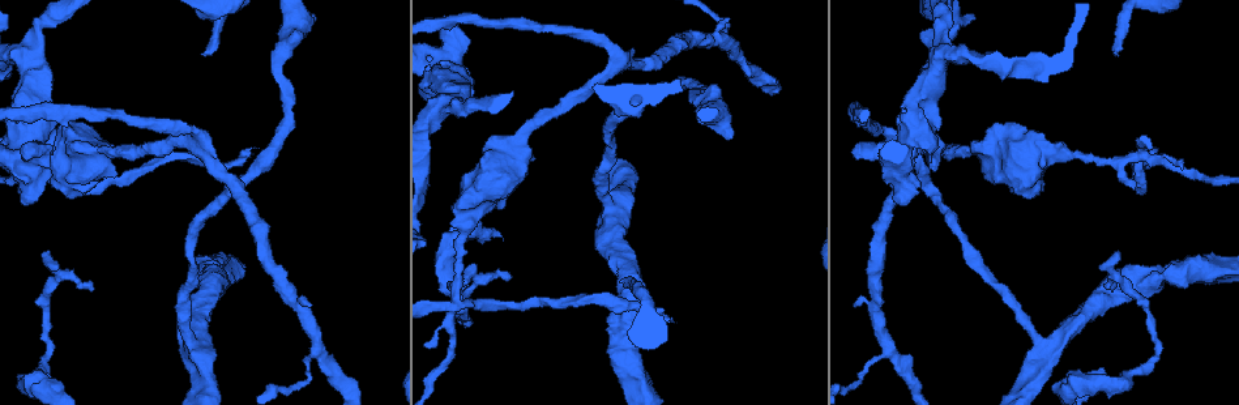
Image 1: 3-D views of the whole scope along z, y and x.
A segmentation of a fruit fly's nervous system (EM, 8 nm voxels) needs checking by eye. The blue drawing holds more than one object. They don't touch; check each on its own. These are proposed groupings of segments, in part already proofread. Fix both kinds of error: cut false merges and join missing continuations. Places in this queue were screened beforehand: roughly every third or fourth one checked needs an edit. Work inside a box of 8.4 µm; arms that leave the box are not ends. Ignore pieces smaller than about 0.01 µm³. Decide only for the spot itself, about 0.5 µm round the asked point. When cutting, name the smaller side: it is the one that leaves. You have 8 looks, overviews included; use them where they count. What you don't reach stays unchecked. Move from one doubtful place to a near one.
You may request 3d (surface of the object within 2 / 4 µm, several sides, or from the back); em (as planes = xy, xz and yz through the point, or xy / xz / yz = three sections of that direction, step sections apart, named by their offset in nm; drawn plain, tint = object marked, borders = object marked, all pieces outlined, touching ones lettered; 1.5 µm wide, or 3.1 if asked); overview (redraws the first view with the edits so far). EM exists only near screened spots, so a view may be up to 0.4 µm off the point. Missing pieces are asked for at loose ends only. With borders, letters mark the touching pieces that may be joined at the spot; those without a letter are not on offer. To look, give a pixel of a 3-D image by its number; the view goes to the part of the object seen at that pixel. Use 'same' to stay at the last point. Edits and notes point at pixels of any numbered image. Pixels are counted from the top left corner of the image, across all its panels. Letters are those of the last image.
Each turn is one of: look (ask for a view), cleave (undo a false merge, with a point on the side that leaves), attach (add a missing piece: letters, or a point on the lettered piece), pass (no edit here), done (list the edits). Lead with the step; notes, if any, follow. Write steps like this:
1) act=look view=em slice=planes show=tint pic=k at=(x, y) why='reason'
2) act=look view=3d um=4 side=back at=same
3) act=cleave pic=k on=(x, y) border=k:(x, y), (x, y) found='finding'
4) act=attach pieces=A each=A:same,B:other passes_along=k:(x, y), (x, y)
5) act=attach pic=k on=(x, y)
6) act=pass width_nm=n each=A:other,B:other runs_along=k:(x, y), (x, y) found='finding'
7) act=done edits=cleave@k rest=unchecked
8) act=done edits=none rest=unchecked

act=look view=3d um=2 pic=1 at=(202, 52) why='an open end'

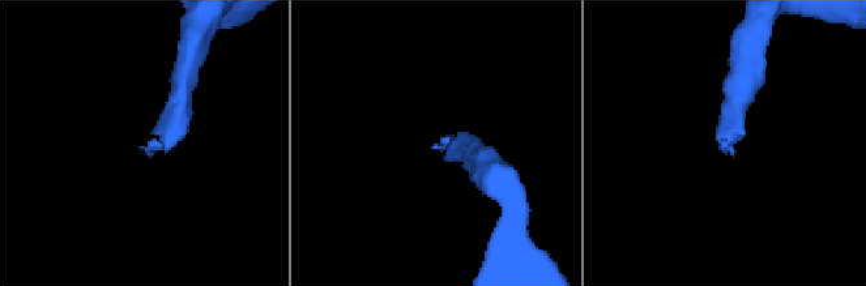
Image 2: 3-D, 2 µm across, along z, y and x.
act=look view=em slice=planes show=borders pic=2 at=(149, 150) why='now the EM'

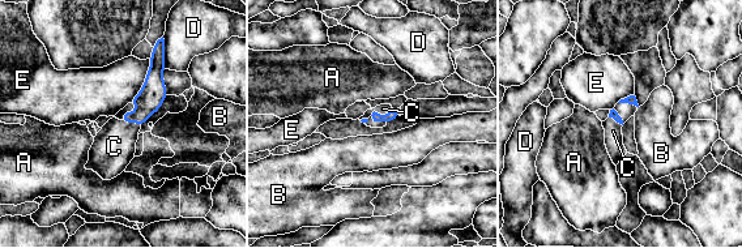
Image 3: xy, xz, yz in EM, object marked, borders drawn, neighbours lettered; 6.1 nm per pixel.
act=attach pieces=C each=A:other,B:other,C:same,D:other,E:other passes_along=3:(393, 114), (382, 115), (383, 108) found='it goes on there'

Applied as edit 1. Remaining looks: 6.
act=look view=overview why='see it whole again'

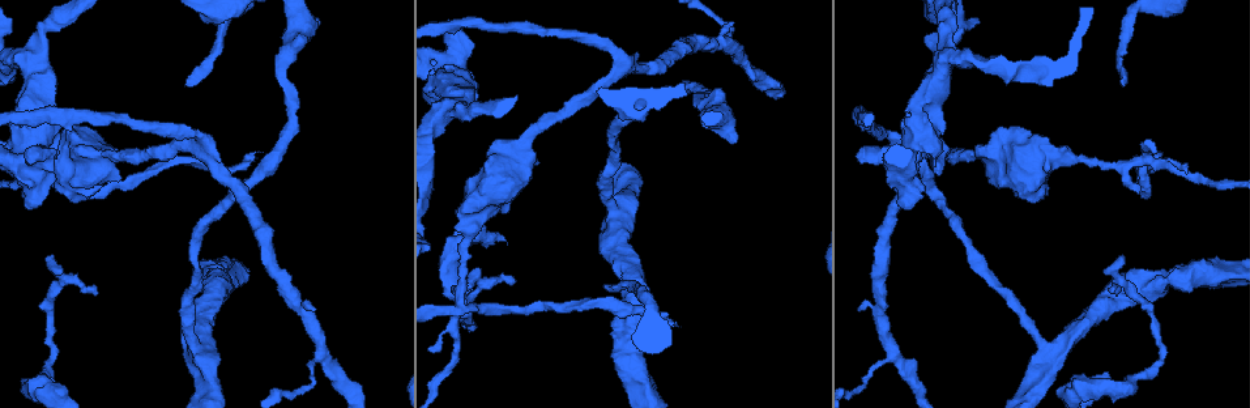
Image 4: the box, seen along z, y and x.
act=look view=em slice=planes show=borders pic=4 at=(254, 152)

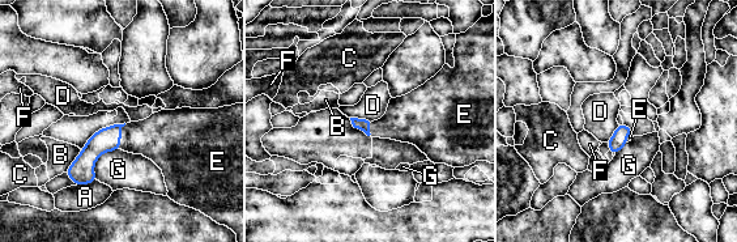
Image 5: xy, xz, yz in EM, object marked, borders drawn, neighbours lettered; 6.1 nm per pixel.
act=attach pieces=E each=A:other,B:other,C:other,D:other,E:same,F:other,G:other passes_along=5:(107, 139), (120, 136), (161, 138) found='the cell continues'

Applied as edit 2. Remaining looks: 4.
act=look view=overview

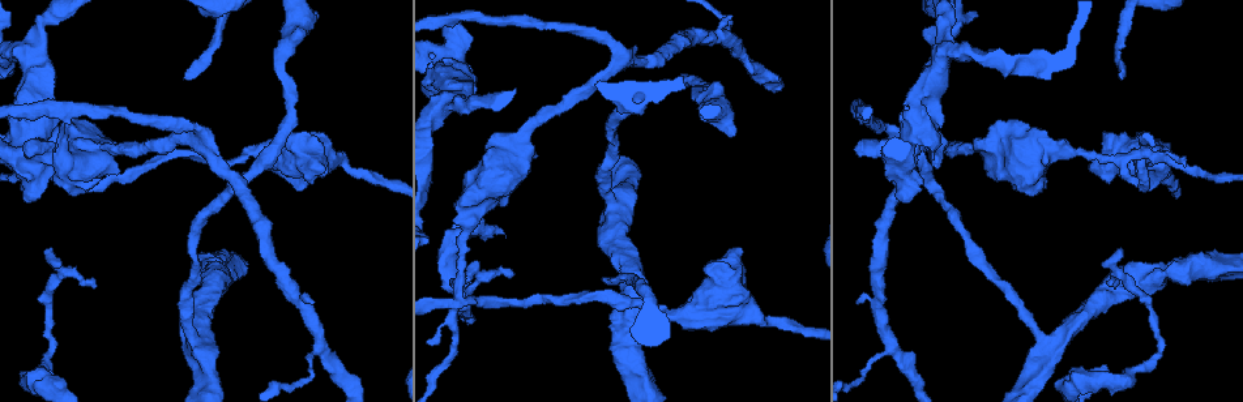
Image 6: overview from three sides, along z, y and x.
act=look view=3d um=4 side=back pic=6 at=(460, 297) why='four arms meet'

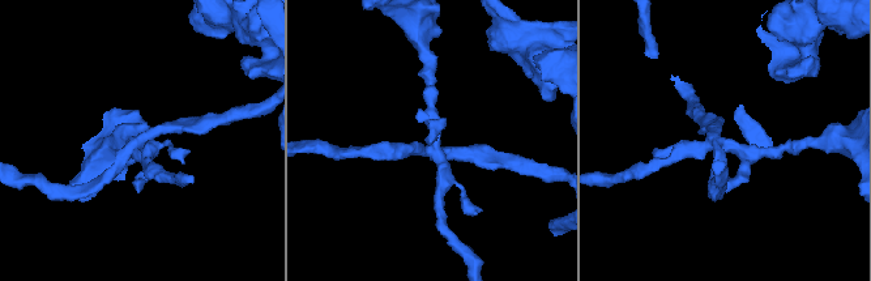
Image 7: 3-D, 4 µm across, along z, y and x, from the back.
act=look view=em slice=xz step=8 show=tint pic=7 at=(141, 147)

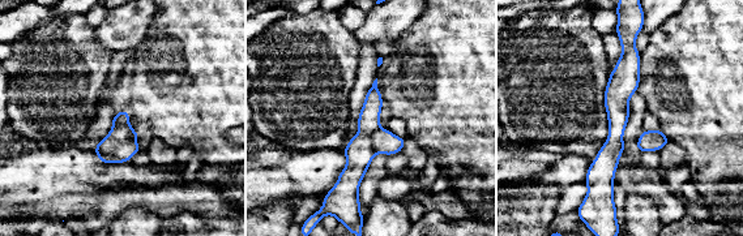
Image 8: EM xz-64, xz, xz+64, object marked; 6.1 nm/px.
act=look view=em slice=planes show=borders at=same

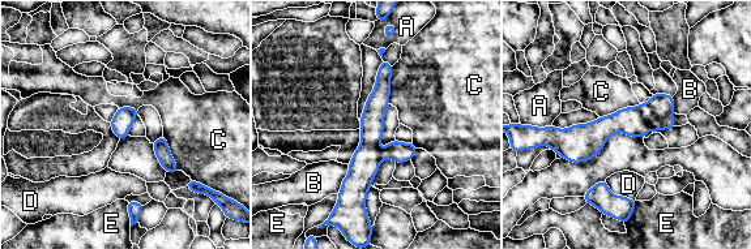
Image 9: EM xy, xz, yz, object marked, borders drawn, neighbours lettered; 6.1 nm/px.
act=cleave pic=9 on=(660, 104) width_nm=120 each=A:other,B:other,C:other,D:other,E:other found='a second cell is stuck on'

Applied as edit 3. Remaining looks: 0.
act=done edits=attach@3,attach@5,cleave@9 rest=unchecked

